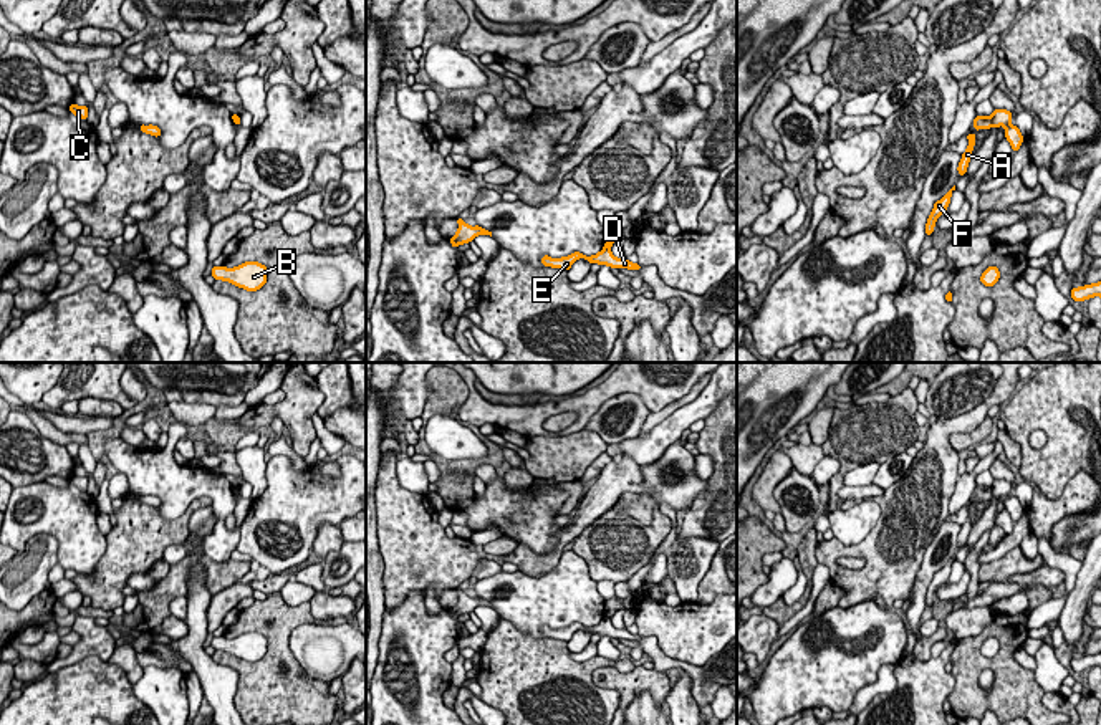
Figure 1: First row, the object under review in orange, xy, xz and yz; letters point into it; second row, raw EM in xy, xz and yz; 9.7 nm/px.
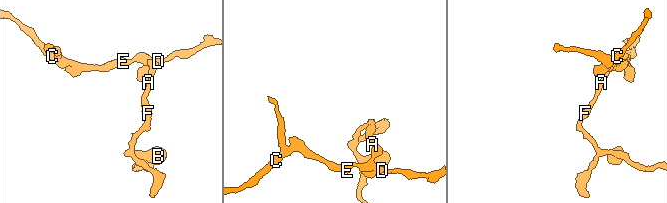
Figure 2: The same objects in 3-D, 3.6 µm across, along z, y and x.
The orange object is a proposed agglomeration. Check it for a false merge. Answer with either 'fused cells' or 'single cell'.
fused cells

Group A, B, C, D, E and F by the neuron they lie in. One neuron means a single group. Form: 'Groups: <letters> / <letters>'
Groups: A B F / C D E

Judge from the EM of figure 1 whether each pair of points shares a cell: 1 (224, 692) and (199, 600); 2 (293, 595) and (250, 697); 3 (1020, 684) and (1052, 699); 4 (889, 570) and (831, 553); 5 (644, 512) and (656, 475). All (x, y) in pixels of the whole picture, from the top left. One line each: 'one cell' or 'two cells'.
1: one cell
2: two cells
3: two cells
4: one cell
5: one cell

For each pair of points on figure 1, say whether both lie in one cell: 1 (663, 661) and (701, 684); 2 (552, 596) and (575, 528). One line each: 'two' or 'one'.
1: one
2: two

